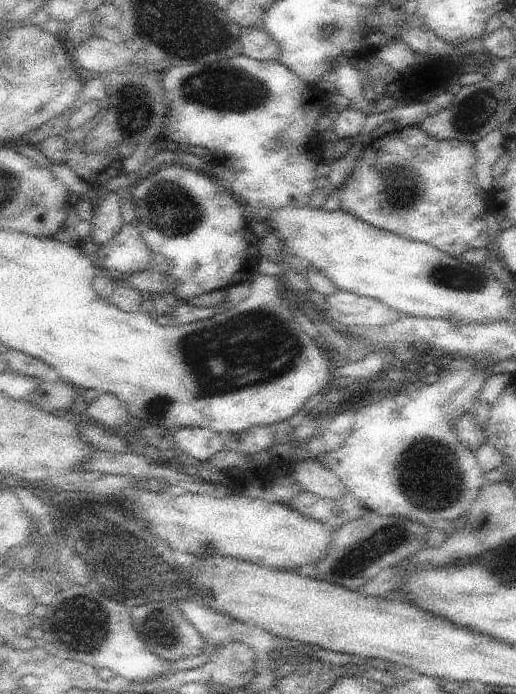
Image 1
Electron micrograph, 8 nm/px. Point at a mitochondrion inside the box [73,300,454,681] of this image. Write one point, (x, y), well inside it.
(249, 348)

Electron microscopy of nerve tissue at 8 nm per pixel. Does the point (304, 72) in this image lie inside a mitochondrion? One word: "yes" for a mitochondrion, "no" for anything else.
no

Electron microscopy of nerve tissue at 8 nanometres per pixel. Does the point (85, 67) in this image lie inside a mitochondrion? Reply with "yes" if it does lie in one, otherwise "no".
no

